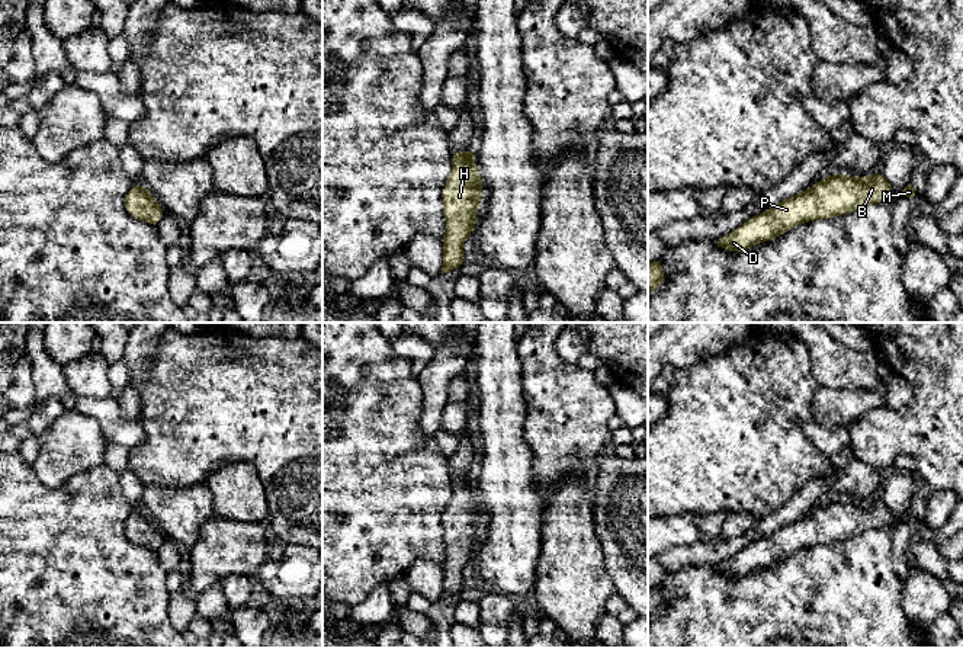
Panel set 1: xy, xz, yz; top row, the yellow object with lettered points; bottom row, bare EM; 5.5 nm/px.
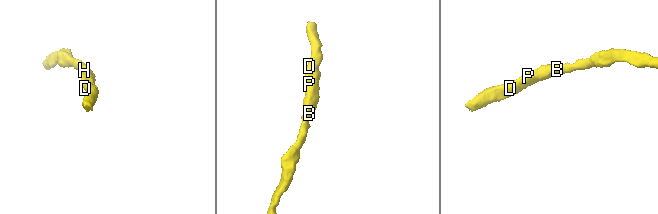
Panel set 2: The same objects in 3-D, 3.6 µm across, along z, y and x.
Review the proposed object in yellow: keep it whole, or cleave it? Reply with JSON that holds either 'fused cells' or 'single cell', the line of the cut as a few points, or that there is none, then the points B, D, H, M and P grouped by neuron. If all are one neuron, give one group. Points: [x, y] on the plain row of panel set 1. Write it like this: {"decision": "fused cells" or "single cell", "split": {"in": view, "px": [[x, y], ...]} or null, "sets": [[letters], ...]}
{"decision": "single cell", "split": null, "sets": [["B", "D", "H", "M", "P"]]}

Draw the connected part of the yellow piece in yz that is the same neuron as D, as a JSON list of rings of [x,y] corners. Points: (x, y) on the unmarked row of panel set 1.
[[[880,497],[869,503],[826,501],[818,510],[779,527],[770,536],[754,540],[713,568],[728,577],[745,577],[757,568],[779,564],[797,549],[845,540],[870,529],[887,527],[892,520],[892,510]]]

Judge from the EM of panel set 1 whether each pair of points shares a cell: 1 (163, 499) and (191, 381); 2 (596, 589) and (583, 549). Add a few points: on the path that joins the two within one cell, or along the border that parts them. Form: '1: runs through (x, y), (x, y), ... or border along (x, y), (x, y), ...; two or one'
1: border along (199, 483), (183, 487), (144, 487); two
2: runs through (586, 578), (583, 576), (583, 560); one

